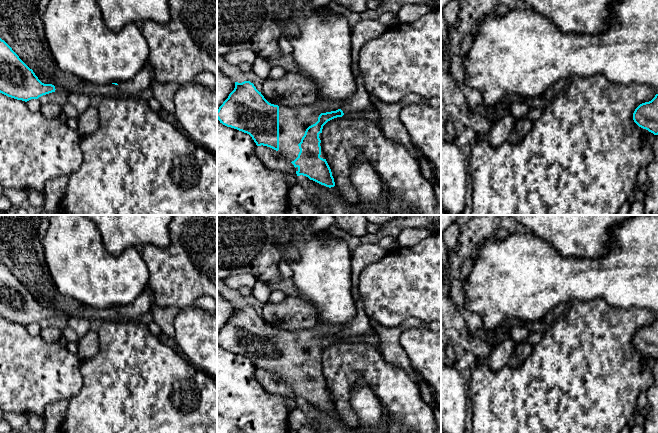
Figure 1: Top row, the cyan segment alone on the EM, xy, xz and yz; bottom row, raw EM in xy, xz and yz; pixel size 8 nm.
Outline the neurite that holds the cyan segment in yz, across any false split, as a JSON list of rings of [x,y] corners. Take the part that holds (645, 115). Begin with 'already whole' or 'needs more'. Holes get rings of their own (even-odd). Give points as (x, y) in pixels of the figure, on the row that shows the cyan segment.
already whole; [[[658,94],[635,109],[633,120],[639,127],[658,135]]]

